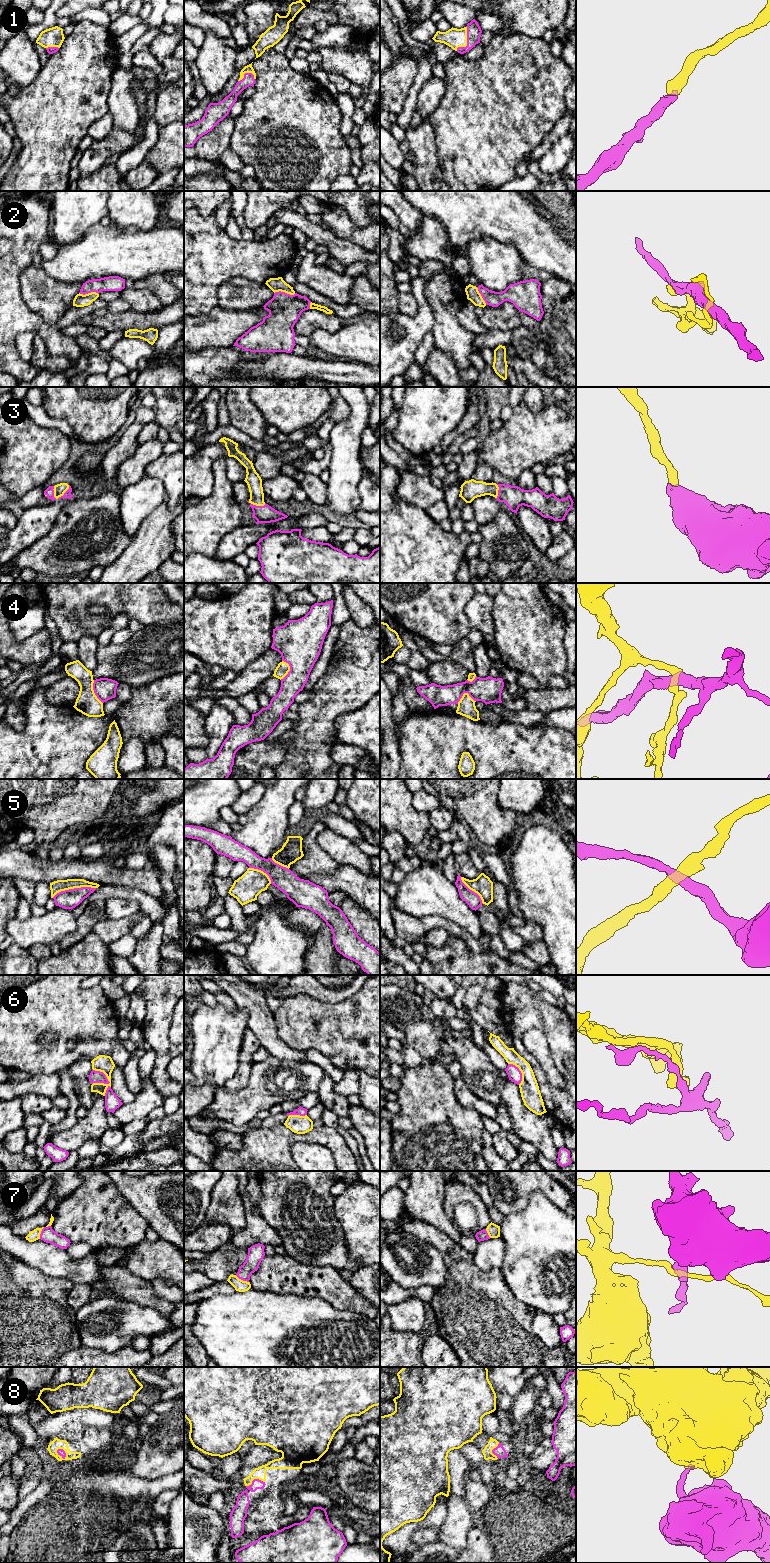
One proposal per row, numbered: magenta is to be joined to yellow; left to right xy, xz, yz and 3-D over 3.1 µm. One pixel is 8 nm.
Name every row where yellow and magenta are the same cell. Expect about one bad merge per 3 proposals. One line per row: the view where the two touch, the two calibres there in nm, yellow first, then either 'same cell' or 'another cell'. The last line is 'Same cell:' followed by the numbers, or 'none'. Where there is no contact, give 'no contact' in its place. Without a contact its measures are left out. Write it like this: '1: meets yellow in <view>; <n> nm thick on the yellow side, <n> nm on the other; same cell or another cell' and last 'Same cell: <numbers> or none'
1: meets yellow in yz; 160 nm thick on the yellow side, 120 nm on the other; same cell
2: meets yellow in xz; 110 nm thick on the yellow side, 260 nm on the other; another cell
3: meets yellow in xy; 90 nm thick on the yellow side, 60 nm on the other; same cell
4: meets yellow in xy; 180 nm thick on the yellow side, 180 nm on the other; another cell
5: meets yellow in xy; 100 nm thick on the yellow side, 160 nm on the other; another cell
6: meets yellow in xy; 140 nm thick on the yellow side, 100 nm on the other; another cell
7: meets yellow in xz; 90 nm thick on the yellow side, 130 nm on the other; another cell
8: meets yellow in xz; 100 nm thick on the yellow side, 80 nm on the other; same cell
Same cell: 1, 3, 8

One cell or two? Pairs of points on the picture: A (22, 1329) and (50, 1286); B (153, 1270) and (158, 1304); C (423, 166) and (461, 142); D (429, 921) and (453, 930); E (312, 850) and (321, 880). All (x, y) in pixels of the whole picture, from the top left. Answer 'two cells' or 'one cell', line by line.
A: one cell
B: two cells
C: two cells
D: one cell
E: two cells

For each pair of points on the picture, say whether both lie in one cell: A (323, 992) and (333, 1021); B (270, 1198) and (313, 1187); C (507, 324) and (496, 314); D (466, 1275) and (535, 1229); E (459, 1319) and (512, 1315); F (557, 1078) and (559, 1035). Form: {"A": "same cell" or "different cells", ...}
{"A": "different cells", "B": "same cell", "C": "same cell", "D": "different cells", "E": "same cell", "F": "different cells"}

